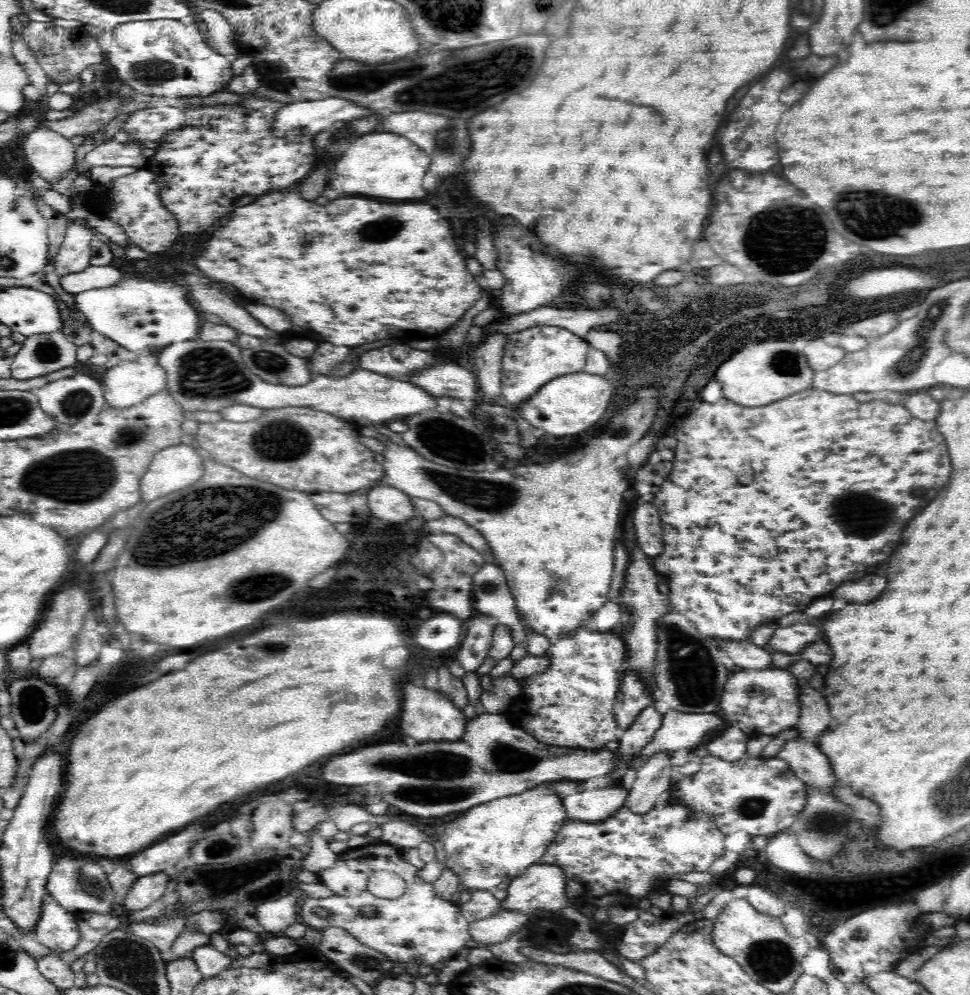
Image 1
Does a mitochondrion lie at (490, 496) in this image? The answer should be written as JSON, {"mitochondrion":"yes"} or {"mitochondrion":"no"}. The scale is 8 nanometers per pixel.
{"mitochondrion":"yes"}

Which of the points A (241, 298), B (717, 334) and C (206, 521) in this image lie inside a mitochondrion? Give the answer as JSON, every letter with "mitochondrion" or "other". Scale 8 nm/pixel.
{"A":"other","B":"mitochondrion","C":"mitochondrion"}

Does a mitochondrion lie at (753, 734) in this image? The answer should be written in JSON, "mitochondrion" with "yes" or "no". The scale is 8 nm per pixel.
{"mitochondrion":"no"}

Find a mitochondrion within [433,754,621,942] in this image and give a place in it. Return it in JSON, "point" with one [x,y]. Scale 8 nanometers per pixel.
{"point":[483,864]}

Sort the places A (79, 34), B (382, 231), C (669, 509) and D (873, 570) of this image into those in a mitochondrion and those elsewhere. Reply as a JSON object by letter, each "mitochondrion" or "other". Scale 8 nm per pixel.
{"A":"other","B":"mitochondrion","C":"other","D":"other"}

